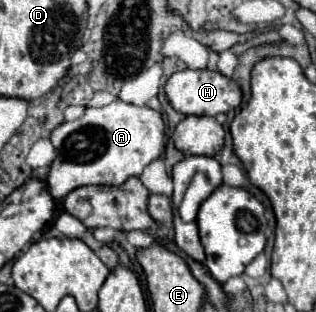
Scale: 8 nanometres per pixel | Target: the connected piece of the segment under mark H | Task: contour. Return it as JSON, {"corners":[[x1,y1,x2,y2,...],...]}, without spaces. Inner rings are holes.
{"corners":[[184,69,178,71,174,75,168,77,166,85,166,97,170,101,170,105,184,113,184,115,218,115,218,113,228,113,234,111,240,103,242,103,242,91,238,87,236,81,232,81,230,77,218,73,218,71,210,71,210,69]]}

